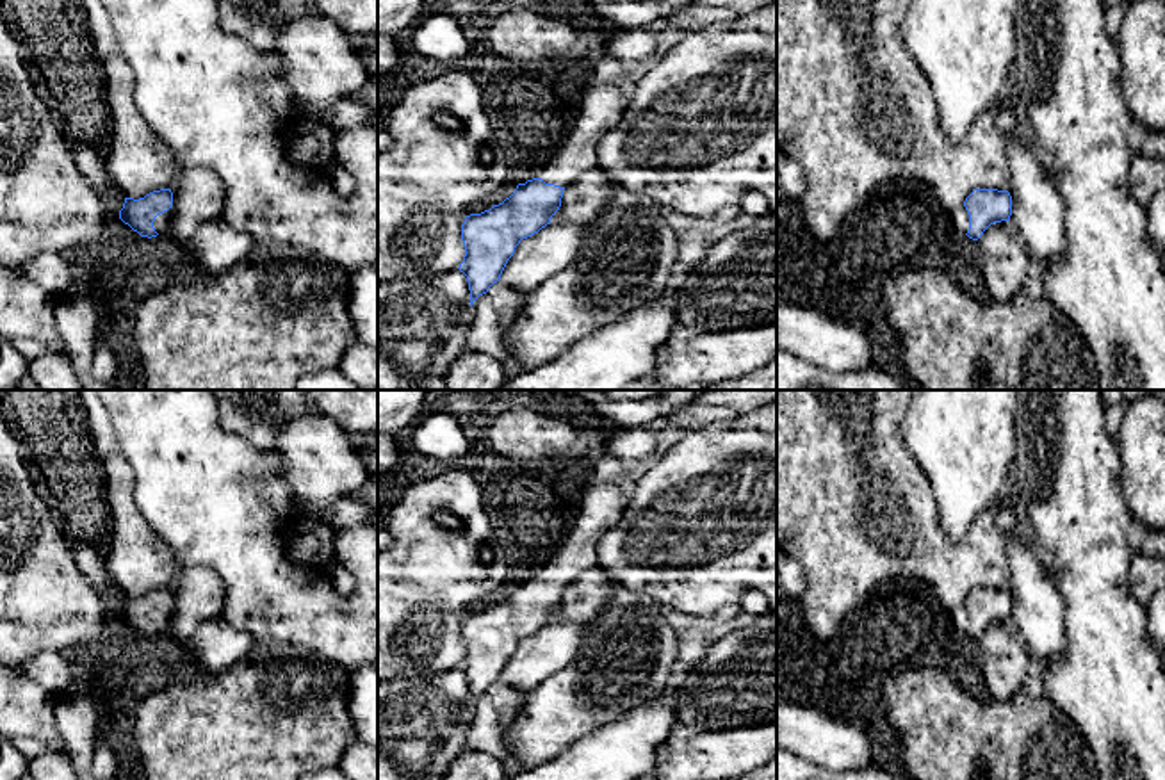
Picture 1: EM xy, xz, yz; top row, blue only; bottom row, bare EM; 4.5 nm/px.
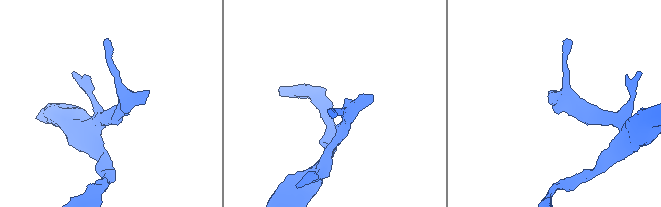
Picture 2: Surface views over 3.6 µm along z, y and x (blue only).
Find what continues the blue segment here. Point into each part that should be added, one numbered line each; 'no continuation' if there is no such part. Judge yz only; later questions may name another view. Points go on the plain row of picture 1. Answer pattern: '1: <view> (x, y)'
1: yz (959, 617)

